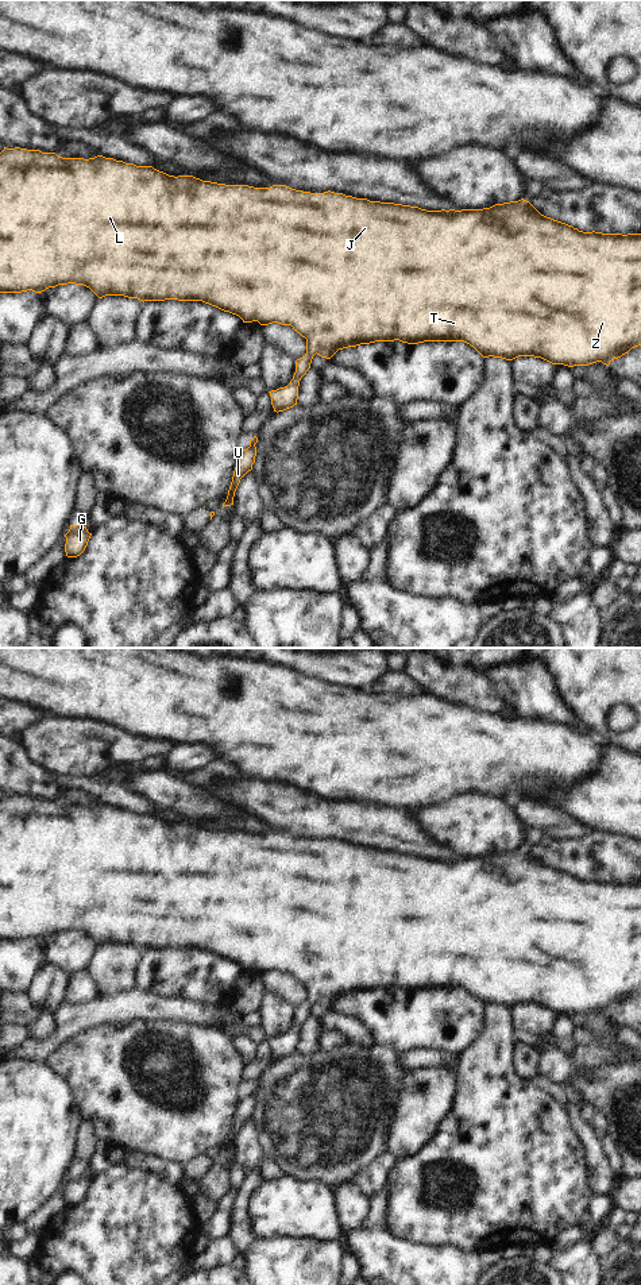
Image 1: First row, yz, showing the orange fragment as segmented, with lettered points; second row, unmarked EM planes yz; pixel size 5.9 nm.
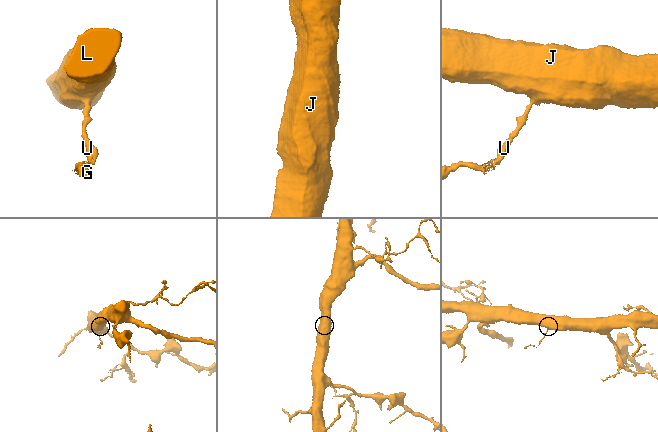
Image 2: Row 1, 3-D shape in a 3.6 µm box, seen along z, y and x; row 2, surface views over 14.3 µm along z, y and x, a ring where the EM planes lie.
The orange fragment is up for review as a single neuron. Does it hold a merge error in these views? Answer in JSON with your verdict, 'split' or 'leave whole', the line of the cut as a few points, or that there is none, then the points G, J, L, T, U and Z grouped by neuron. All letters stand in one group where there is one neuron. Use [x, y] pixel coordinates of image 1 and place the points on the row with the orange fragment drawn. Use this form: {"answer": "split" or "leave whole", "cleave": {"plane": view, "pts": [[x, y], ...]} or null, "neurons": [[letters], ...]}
{"answer": "leave whole", "cleave": null, "neurons": [["G", "J", "L", "T", "U", "Z"]]}

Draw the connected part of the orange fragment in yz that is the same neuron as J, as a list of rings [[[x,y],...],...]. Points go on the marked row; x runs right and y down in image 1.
[[[7,148],[0,153],[0,293],[22,293],[32,290],[35,293],[42,293],[49,288],[55,288],[58,285],[84,285],[89,288],[99,298],[105,296],[124,296],[128,298],[138,298],[140,301],[165,301],[165,300],[178,300],[178,301],[202,301],[212,306],[216,306],[224,312],[239,316],[243,323],[258,321],[260,325],[269,325],[278,323],[282,325],[291,325],[302,337],[306,339],[306,354],[296,360],[296,373],[290,383],[285,387],[271,390],[271,405],[274,412],[283,412],[286,409],[297,405],[298,386],[301,378],[310,368],[313,356],[317,354],[321,358],[331,359],[339,350],[356,347],[360,344],[370,344],[375,341],[394,341],[399,340],[408,344],[418,344],[424,341],[464,341],[474,347],[483,358],[494,356],[506,360],[513,360],[518,356],[534,356],[541,358],[552,364],[564,364],[568,367],[574,366],[588,366],[596,362],[602,362],[609,366],[611,360],[621,358],[628,354],[632,348],[641,346],[641,234],[602,234],[602,232],[583,232],[572,225],[553,220],[541,215],[529,201],[521,198],[518,201],[510,201],[503,204],[495,204],[490,208],[483,209],[441,209],[441,211],[426,211],[418,207],[394,204],[394,202],[381,202],[370,201],[367,198],[356,198],[352,196],[345,196],[343,193],[324,192],[324,193],[310,193],[291,189],[286,185],[273,185],[270,188],[254,188],[248,185],[225,185],[211,181],[202,181],[193,175],[169,175],[163,171],[154,169],[152,166],[136,166],[134,163],[126,163],[123,161],[116,161],[113,158],[105,158],[97,155],[94,158],[62,158],[55,153],[42,153],[39,150],[27,148]]]

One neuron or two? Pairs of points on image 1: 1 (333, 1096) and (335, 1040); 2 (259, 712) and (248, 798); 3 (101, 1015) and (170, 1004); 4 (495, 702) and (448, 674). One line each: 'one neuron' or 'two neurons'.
1: two neurons
2: two neurons
3: one neuron
4: one neuron

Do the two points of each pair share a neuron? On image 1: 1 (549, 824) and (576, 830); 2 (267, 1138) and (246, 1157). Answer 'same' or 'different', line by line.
1: same
2: different

